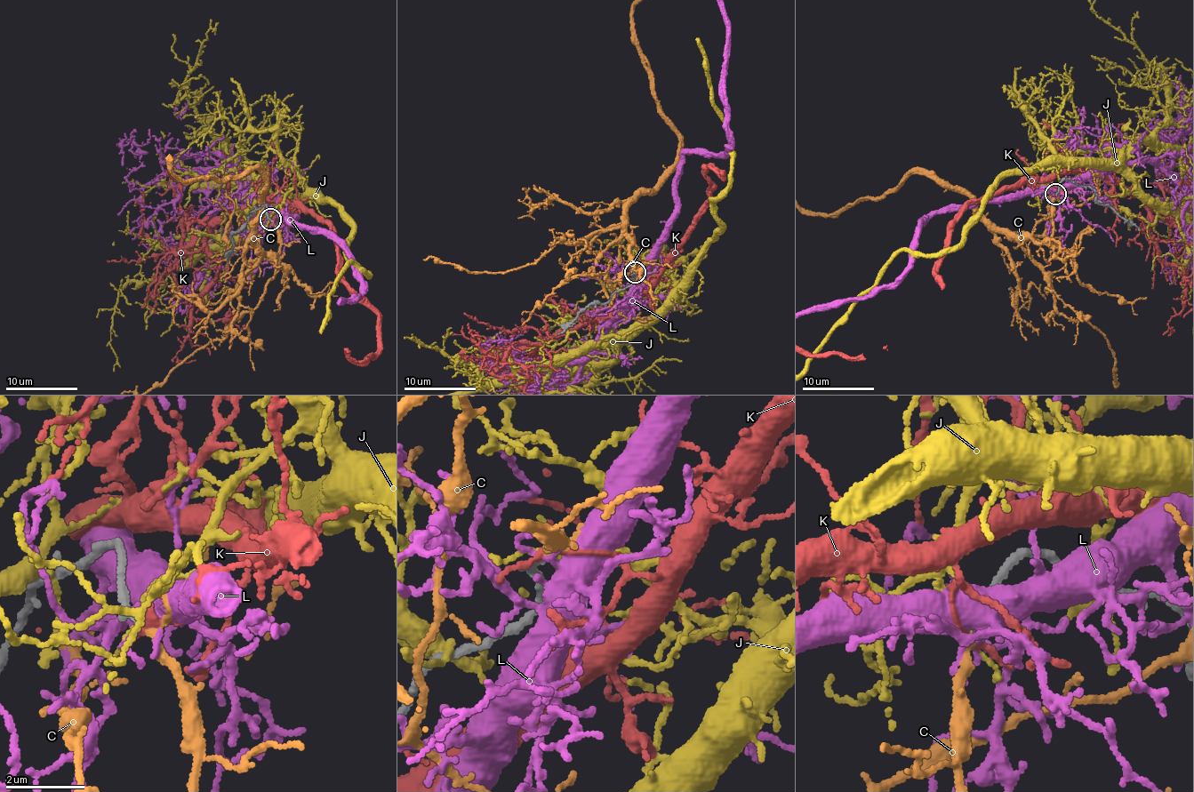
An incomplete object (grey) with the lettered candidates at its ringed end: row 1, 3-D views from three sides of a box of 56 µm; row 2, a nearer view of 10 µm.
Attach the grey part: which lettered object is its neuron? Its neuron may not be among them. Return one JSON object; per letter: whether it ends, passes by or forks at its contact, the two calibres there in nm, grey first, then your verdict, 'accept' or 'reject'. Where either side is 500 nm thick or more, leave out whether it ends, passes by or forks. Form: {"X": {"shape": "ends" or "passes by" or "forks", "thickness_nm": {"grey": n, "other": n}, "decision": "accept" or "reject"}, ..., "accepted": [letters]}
{"C": {"shape": "passes by", "thickness_nm": {"grey": 200, "other": 150}, "decision": "accept"}, "J": {"shape": "passes by", "thickness_nm": {"grey": 220, "other": 100}, "decision": "reject"}, "K": {"shape": "passes by", "thickness_nm": {"grey": 220, "other": 150}, "decision": "reject"}, "L": {"shape": "passes by", "thickness_nm": {"grey": 220, "other": 200}, "decision": "reject"}, "accepted": ["C"]}

